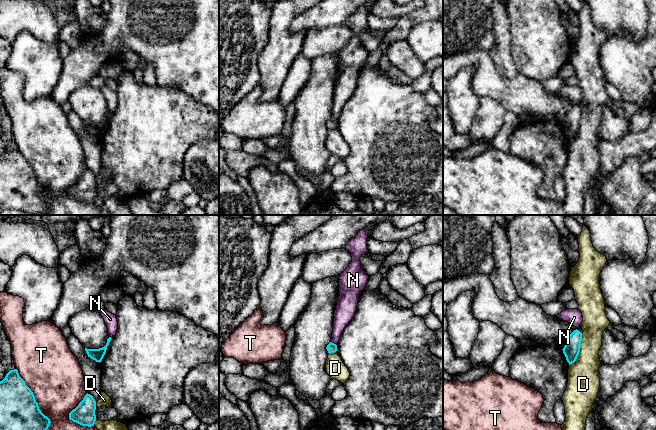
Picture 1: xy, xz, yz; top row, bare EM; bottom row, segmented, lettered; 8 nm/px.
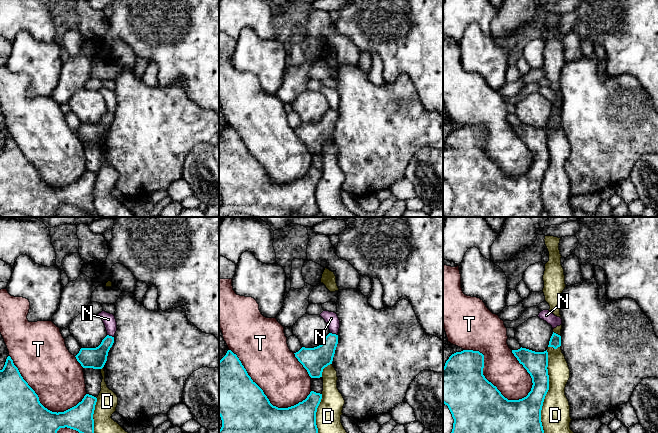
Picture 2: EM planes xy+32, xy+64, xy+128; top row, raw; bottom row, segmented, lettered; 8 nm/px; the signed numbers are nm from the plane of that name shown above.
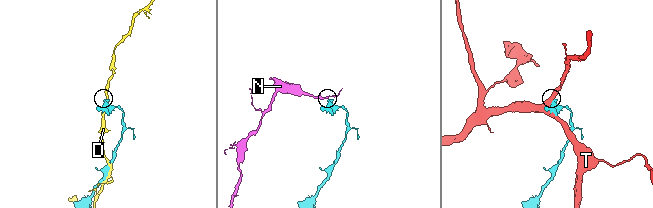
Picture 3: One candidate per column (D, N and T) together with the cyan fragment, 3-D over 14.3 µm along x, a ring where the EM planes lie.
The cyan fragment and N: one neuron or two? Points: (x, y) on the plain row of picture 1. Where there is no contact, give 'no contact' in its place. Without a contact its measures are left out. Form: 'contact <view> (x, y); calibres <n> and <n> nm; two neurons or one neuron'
contact xz (333, 119); calibres 80 and 150 nm; two neurons

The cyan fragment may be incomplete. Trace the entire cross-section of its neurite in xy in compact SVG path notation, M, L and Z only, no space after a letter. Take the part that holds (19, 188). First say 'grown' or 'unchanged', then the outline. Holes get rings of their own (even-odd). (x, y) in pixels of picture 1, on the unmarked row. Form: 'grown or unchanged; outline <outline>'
unchanged; outline M10 146L0 157L0 215L7 209L42 214L50 199L18 146Z

